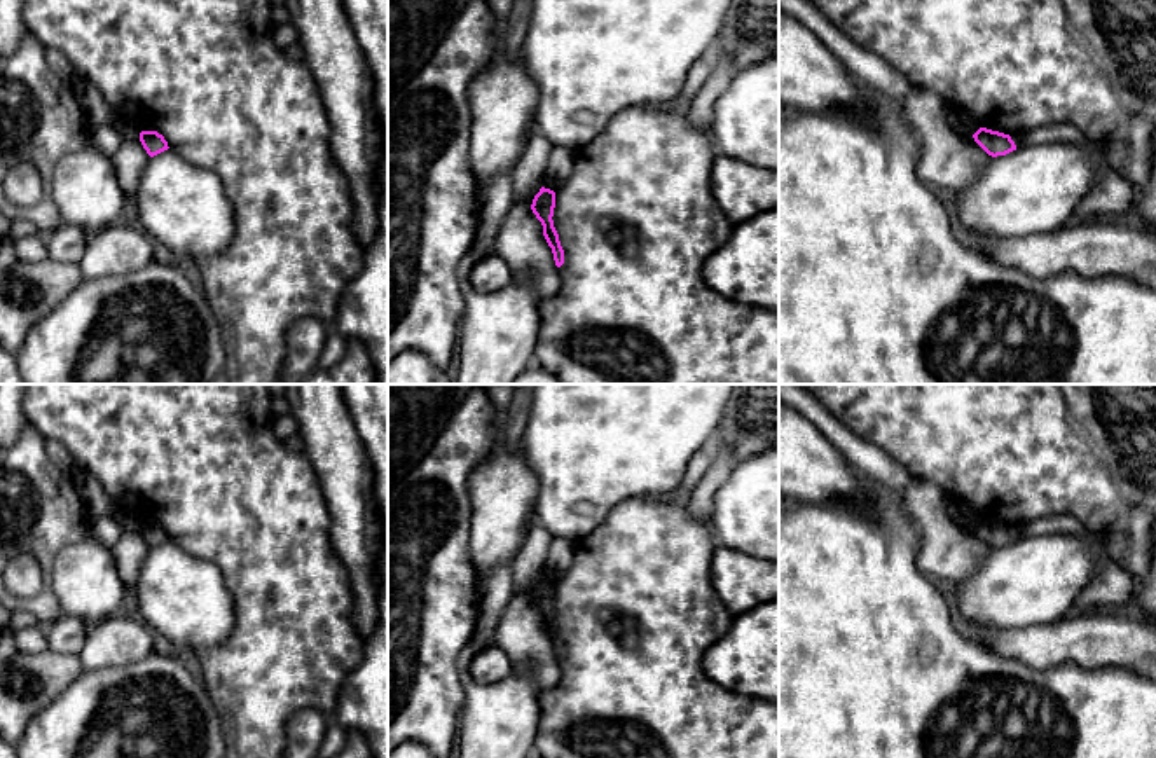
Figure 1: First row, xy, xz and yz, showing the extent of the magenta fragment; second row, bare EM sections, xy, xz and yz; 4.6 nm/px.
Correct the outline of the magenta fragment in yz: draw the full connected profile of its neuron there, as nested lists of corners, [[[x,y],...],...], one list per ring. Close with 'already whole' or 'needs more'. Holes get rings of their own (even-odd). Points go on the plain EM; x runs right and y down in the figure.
[[[980,519],[973,526],[973,529],[992,548],[1006,547],[1006,545],[1016,541],[1016,536],[1009,526],[992,522],[987,519]]] | already whole

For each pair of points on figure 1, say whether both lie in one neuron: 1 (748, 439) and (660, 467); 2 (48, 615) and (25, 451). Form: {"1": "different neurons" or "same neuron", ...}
{"1": "different neurons", "2": "same neuron"}

